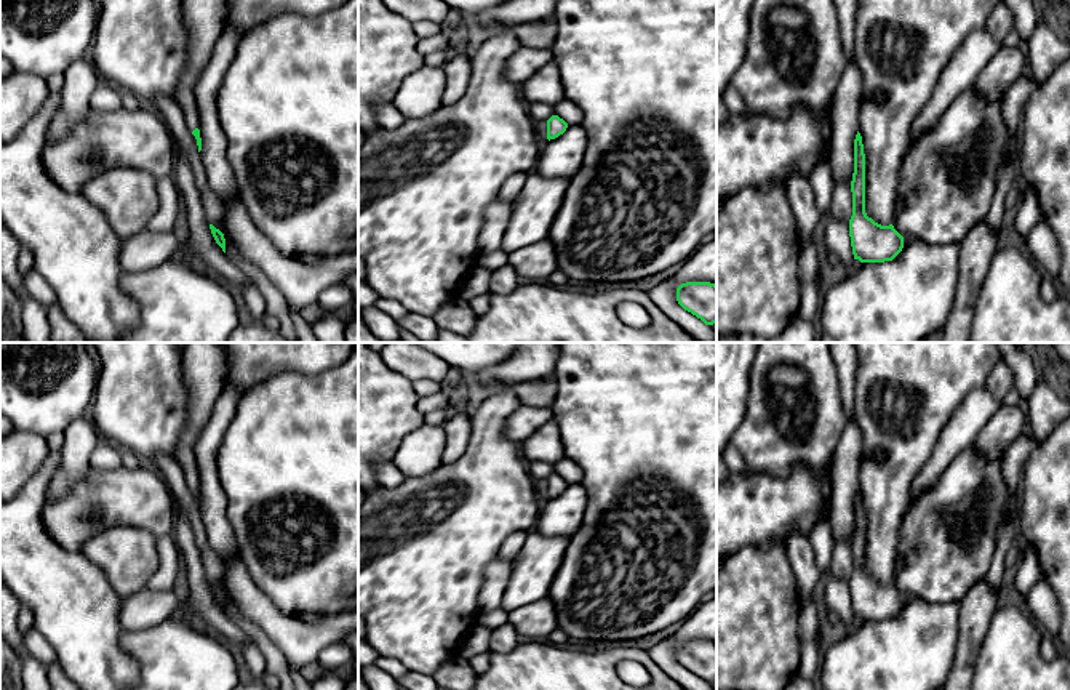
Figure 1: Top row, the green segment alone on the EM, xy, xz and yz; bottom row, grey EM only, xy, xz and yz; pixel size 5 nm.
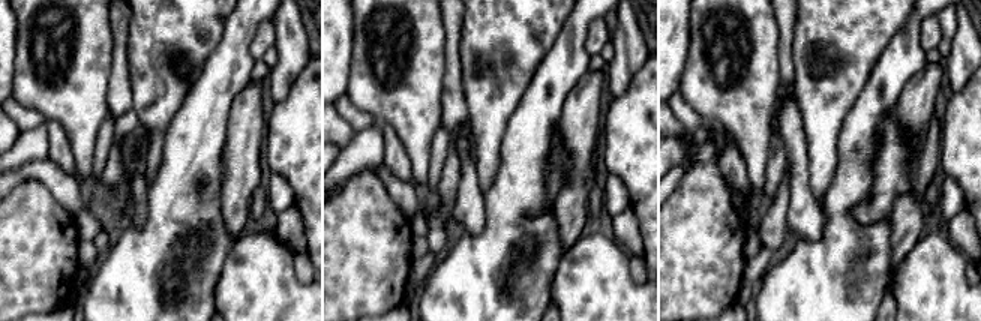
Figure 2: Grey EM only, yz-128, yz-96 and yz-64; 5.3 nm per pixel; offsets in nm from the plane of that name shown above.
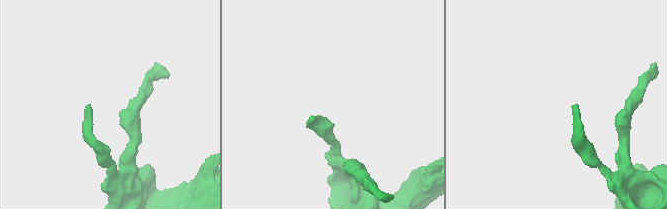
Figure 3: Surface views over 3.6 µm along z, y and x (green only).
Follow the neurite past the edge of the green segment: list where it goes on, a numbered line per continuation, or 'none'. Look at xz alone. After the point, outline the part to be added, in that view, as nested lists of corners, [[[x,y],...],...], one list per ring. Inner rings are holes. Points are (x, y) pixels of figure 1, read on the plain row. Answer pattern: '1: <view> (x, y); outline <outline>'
none

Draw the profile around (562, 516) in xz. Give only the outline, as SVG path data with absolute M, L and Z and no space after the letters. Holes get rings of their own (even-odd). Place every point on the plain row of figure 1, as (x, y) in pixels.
M568 483L563 493L541 504L534 530L545 536L573 536L582 524L585 503L582 485Z

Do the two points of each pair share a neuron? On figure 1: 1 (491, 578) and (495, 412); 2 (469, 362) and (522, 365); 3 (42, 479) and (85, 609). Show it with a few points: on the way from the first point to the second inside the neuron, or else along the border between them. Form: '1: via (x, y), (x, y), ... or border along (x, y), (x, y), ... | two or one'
1: border along (498, 554), (487, 565), (483, 585), (477, 596) | two
2: border along (507, 359), (463, 377) | two
3: via (31, 511), (31, 554), (53, 577) | one

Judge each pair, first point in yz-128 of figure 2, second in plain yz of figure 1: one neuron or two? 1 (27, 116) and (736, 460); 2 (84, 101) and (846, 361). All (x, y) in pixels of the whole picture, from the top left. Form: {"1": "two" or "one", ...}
{"1": "one", "2": "two"}

